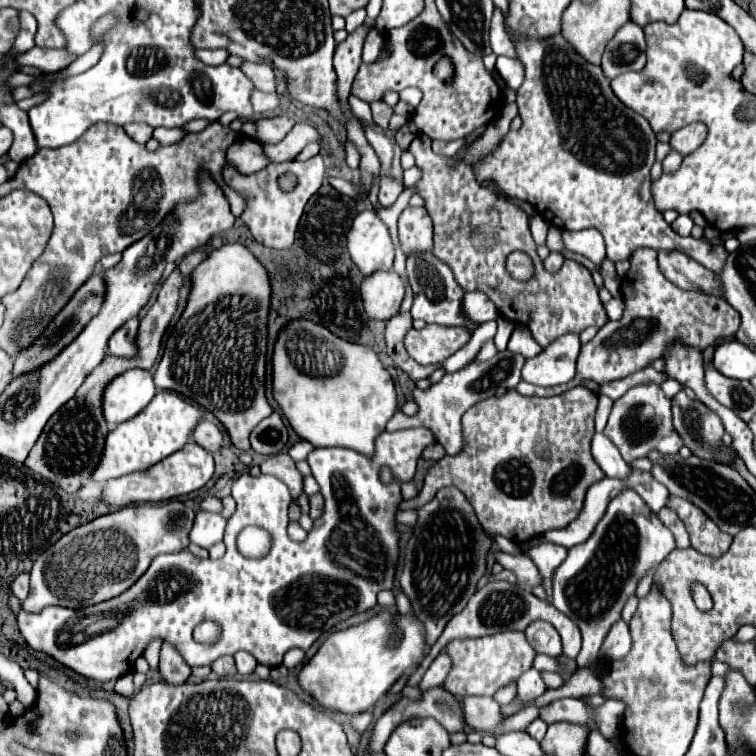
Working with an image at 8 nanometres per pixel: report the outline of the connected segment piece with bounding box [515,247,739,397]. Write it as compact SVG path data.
M643 247L635 251L629 263L631 267L621 279L621 295L625 301L623 319L609 321L587 345L581 347L577 371L571 383L565 383L563 387L535 387L531 383L519 381L515 387L519 395L557 395L577 387L587 379L605 385L649 367L655 359L661 359L671 339L679 339L679 343L687 343L687 347L705 351L717 339L731 339L739 329L739 313L731 309L727 301L699 291L681 291L679 287L671 285L671 281L667 281L659 271L655 249Z

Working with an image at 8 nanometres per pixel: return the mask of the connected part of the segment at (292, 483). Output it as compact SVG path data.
M287 453L267 457L261 465L261 471L279 477L289 487L293 499L297 499L299 493L303 493L303 475L297 471L295 461Z

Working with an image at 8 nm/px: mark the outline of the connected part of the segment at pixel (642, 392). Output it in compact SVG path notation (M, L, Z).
M637 385L613 403L607 427L603 433L617 445L625 461L647 455L651 449L659 453L677 453L683 447L679 433L671 423L671 401L663 395L659 385Z

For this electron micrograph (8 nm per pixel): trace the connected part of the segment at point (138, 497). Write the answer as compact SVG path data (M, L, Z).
M191 441L185 447L181 447L179 453L169 455L167 459L149 467L147 471L137 471L131 475L105 481L101 487L101 501L115 507L125 507L129 503L145 503L145 501L169 501L173 497L201 489L211 479L213 467L215 467L213 455L203 447L199 447L195 441Z

